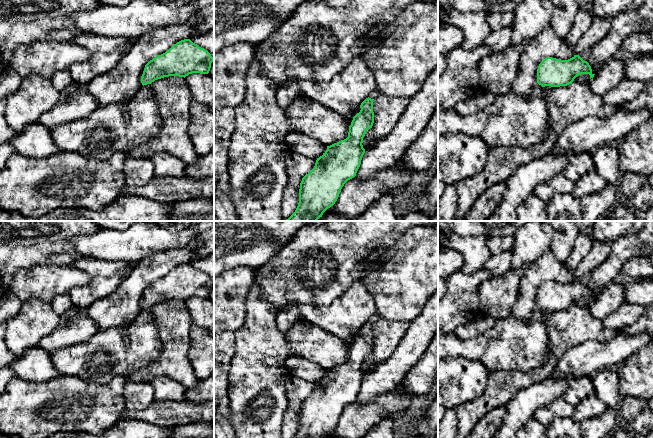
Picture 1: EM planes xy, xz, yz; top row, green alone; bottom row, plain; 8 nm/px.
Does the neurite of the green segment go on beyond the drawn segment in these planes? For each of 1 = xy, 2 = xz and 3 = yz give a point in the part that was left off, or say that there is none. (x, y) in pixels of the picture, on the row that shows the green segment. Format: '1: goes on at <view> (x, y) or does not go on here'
1: does not go on here
2: does not go on here
3: does not go on here

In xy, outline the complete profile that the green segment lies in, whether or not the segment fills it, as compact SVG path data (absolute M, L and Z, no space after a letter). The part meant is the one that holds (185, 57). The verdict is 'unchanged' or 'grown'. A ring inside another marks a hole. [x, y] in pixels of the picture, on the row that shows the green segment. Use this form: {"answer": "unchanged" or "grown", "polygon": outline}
{"answer": "unchanged", "polygon": "M184 39L145 65L141 83L144 86L169 76L185 78L192 73L208 74L213 61L207 50L190 39Z"}

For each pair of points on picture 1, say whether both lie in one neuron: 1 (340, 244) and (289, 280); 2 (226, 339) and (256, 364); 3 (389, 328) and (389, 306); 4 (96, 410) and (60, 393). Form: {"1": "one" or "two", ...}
{"1": "one", "2": "two", "3": "two", "4": "one"}

